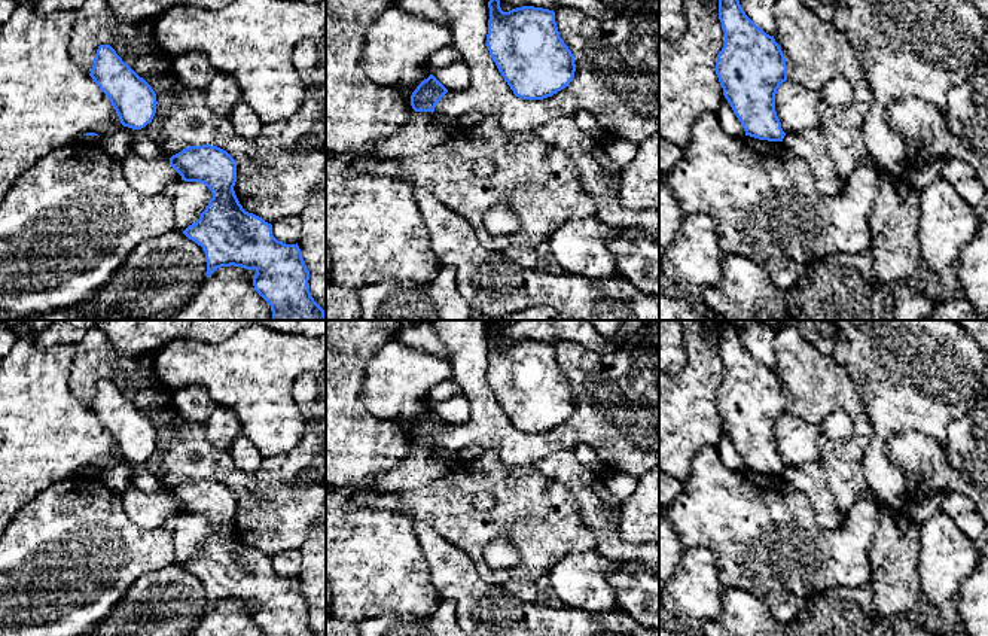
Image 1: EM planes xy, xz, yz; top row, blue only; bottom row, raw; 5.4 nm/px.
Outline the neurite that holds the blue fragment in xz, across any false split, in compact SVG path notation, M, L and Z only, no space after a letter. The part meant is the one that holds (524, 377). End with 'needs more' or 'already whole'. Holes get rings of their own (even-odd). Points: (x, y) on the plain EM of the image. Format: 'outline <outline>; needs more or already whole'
outline M498 331L488 341L487 380L516 430L543 433L568 420L574 389L559 371L554 344L522 340L503 346Z; already whole

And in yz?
outline M726 322L719 332L719 353L725 377L716 408L725 432L745 469L783 475L786 466L775 445L775 427L787 414L787 399L780 378L745 349L732 323Z; already whole

